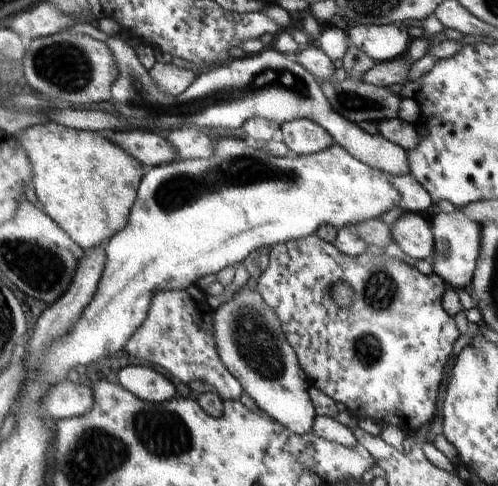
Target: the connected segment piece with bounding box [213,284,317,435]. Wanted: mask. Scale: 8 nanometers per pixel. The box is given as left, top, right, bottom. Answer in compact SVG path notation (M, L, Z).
M247 284L243 285L231 299L214 310L213 337L222 364L260 411L296 434L311 432L317 415L309 397L311 384L297 354L286 340L277 314L256 289L251 290Z

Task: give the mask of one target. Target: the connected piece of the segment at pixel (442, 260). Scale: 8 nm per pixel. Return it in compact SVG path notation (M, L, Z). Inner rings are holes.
M453 211L451 213L436 212L429 216L431 231L434 239L433 253L427 258L432 265L433 272L442 277L448 286L459 290L467 290L474 274L475 262L479 255L481 239L481 223L470 220L463 213Z

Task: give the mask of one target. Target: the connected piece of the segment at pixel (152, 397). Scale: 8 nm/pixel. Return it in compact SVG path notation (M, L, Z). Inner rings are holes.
M130 365L118 372L118 383L148 403L162 403L176 397L172 382L156 370Z

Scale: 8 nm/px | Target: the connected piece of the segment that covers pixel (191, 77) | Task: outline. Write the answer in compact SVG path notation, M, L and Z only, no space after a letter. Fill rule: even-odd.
M155 62L150 70L147 70L153 83L169 95L182 94L196 80L197 73L192 70L179 68L173 63Z

